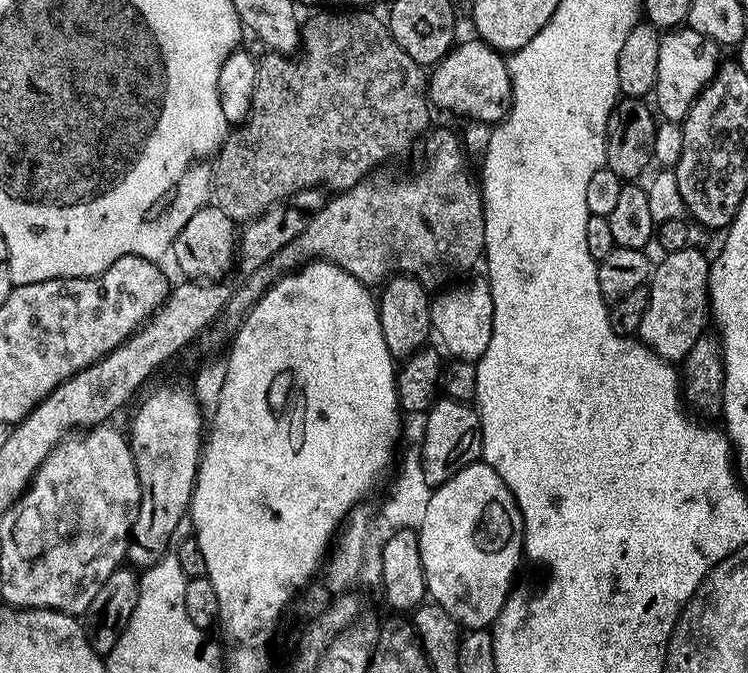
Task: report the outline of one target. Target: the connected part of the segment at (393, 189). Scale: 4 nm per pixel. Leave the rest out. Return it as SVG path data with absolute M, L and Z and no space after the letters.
M433 127L423 137L424 161L417 172L404 176L401 180L391 180L388 176L372 174L359 180L353 188L344 192L336 192L333 200L325 199L320 207L313 211L308 219L306 230L294 238L274 258L270 258L253 272L243 277L244 282L232 291L232 296L226 302L220 313L218 326L213 326L204 333L203 343L216 348L219 344L227 345L230 334L235 334L242 326L250 310L266 294L271 284L275 284L281 276L314 260L328 260L336 264L346 274L358 278L365 286L380 286L397 274L411 276L423 288L440 290L451 285L463 272L468 272L477 263L481 263L484 255L484 202L481 189L472 181L468 173L468 160L464 157L464 148L460 140L448 128Z

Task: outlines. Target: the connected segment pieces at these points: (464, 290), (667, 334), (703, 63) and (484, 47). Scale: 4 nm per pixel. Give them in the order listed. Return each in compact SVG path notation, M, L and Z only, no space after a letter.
M480 277L464 284L454 284L437 293L431 304L431 322L435 335L440 336L451 357L471 360L486 352L493 330L493 295L487 279Z
M689 246L687 248L683 248L682 250L669 252L667 253L662 259L664 259L660 264L659 262L655 265L653 269L653 273L650 277L650 281L648 284L648 302L646 306L646 312L642 316L642 322L639 323L639 330L636 333L637 337L639 338L640 342L647 345L652 352L658 354L661 358L669 362L680 362L687 356L690 348L694 346L694 342L699 339L702 333L705 333L706 322L708 323L708 311L710 308L708 302L708 280L709 280L709 270L711 268L711 261L709 257L705 256L704 253L700 252L695 246Z
M677 26L661 35L654 108L665 121L683 121L684 115L696 101L696 95L712 80L716 69L720 66L722 62L720 52L722 52L721 45L687 26Z
M461 39L431 69L426 80L428 99L433 109L457 112L472 120L481 120L487 126L495 126L508 113L514 99L512 79L508 73L507 59L489 44L479 39Z

